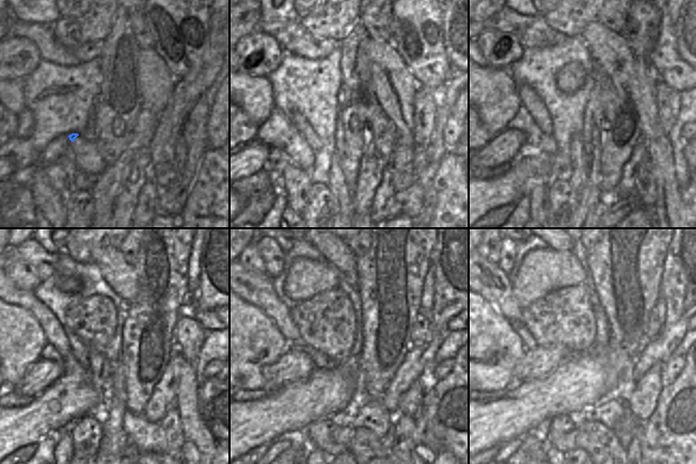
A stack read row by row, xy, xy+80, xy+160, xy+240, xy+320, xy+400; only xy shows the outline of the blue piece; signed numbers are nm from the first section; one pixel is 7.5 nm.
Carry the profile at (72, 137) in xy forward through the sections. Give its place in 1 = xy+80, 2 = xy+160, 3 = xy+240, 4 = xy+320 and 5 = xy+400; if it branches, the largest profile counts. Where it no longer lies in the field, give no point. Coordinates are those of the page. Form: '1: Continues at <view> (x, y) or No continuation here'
1: Continues at xy+80 (299, 121)
2: Continues at xy+160 (530, 100)
3: Continues at xy+240 (54, 334)
4: Continues at xy+320 (256, 288)
5: Continues at xy+400 (490, 282)

